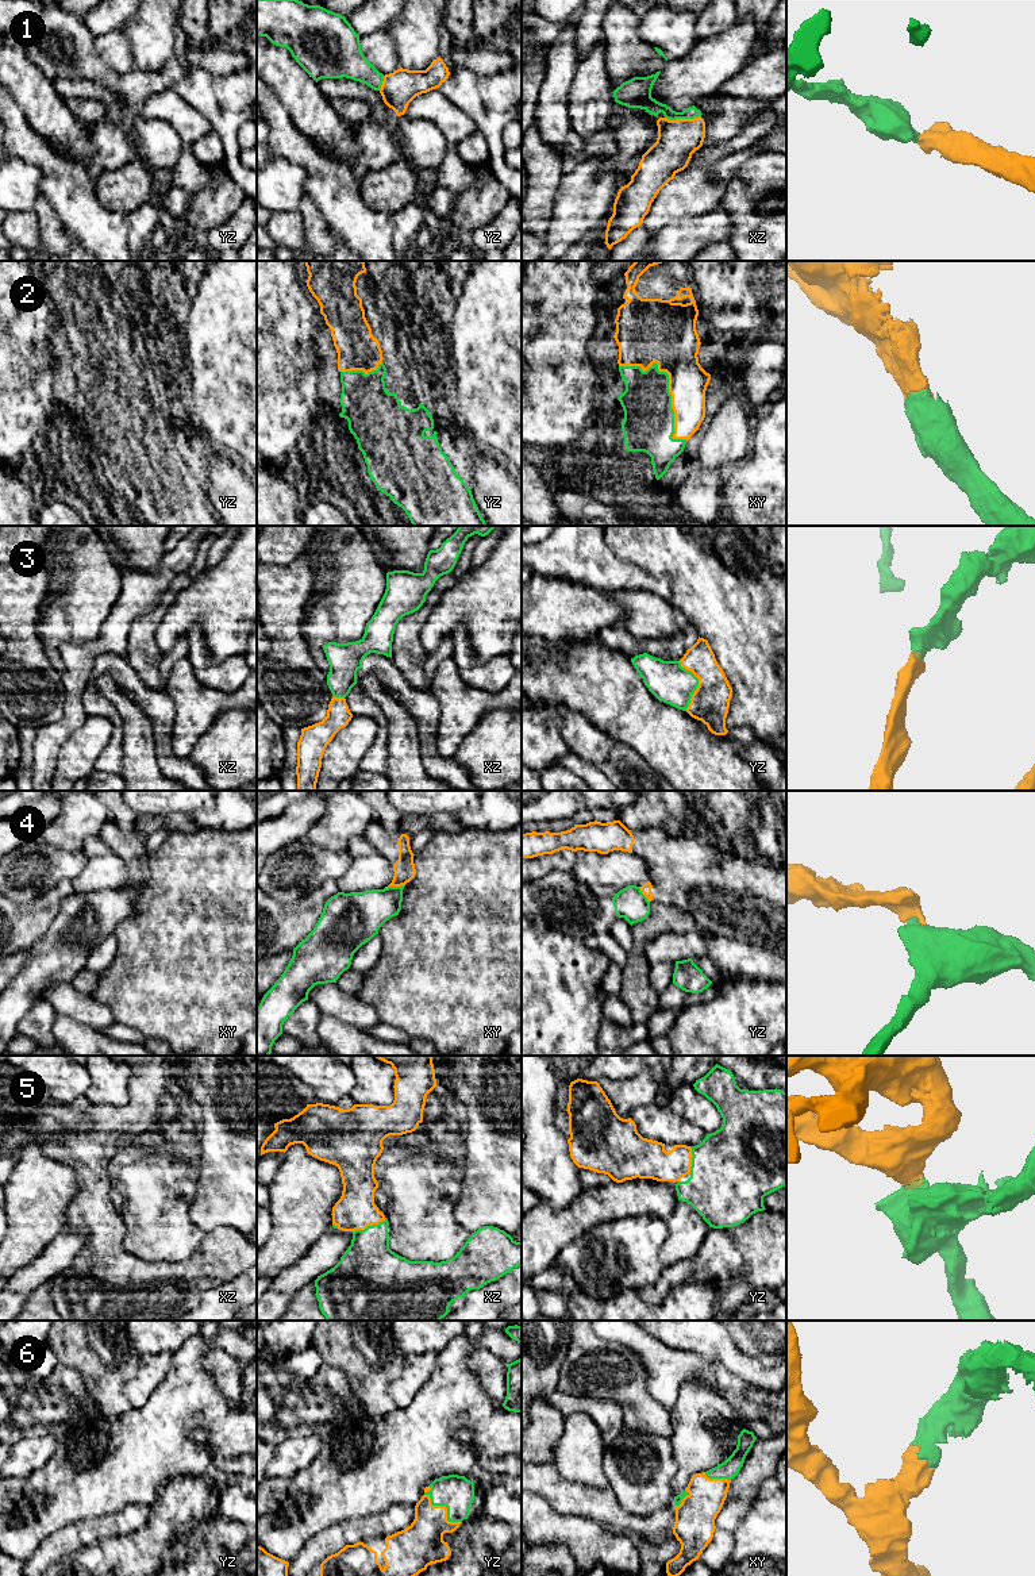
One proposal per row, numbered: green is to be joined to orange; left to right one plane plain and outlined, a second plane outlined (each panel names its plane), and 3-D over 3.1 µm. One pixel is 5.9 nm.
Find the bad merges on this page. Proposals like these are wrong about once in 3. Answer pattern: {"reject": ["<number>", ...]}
{"reject": ["4"]}

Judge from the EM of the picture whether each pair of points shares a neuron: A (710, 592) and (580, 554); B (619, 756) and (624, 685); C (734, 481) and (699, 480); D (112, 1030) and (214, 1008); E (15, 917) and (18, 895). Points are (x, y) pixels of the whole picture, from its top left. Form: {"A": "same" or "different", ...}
{"A": "different", "B": "different", "C": "different", "D": "different", "E": "different"}

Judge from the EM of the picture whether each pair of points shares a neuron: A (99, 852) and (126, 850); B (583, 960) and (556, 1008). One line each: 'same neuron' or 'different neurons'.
A: different neurons
B: same neuron

